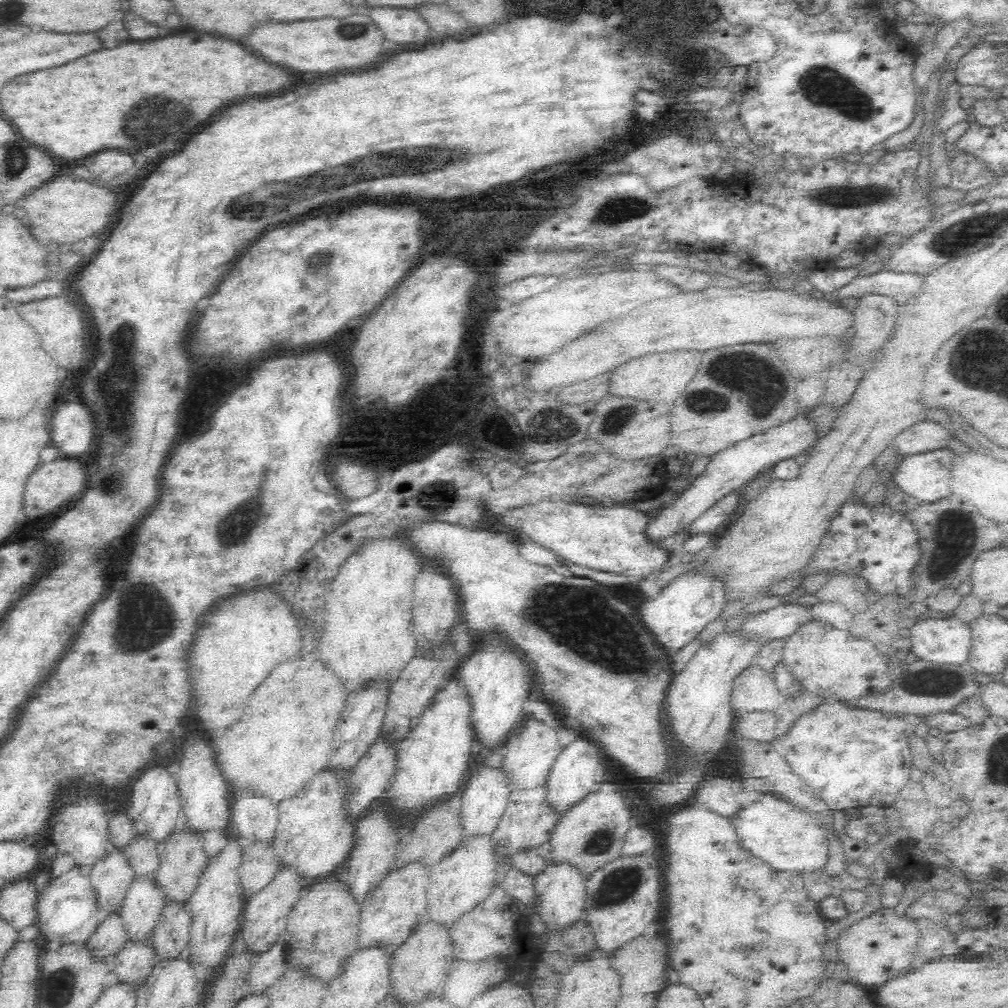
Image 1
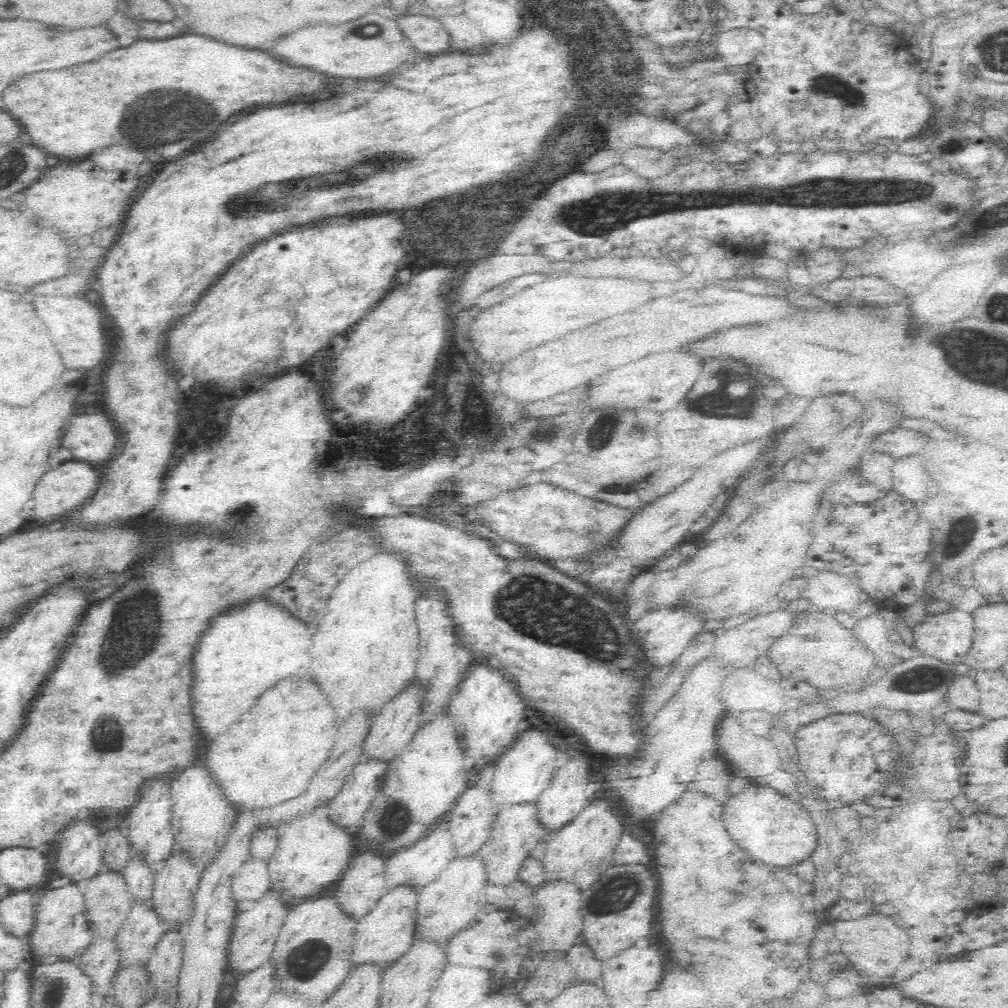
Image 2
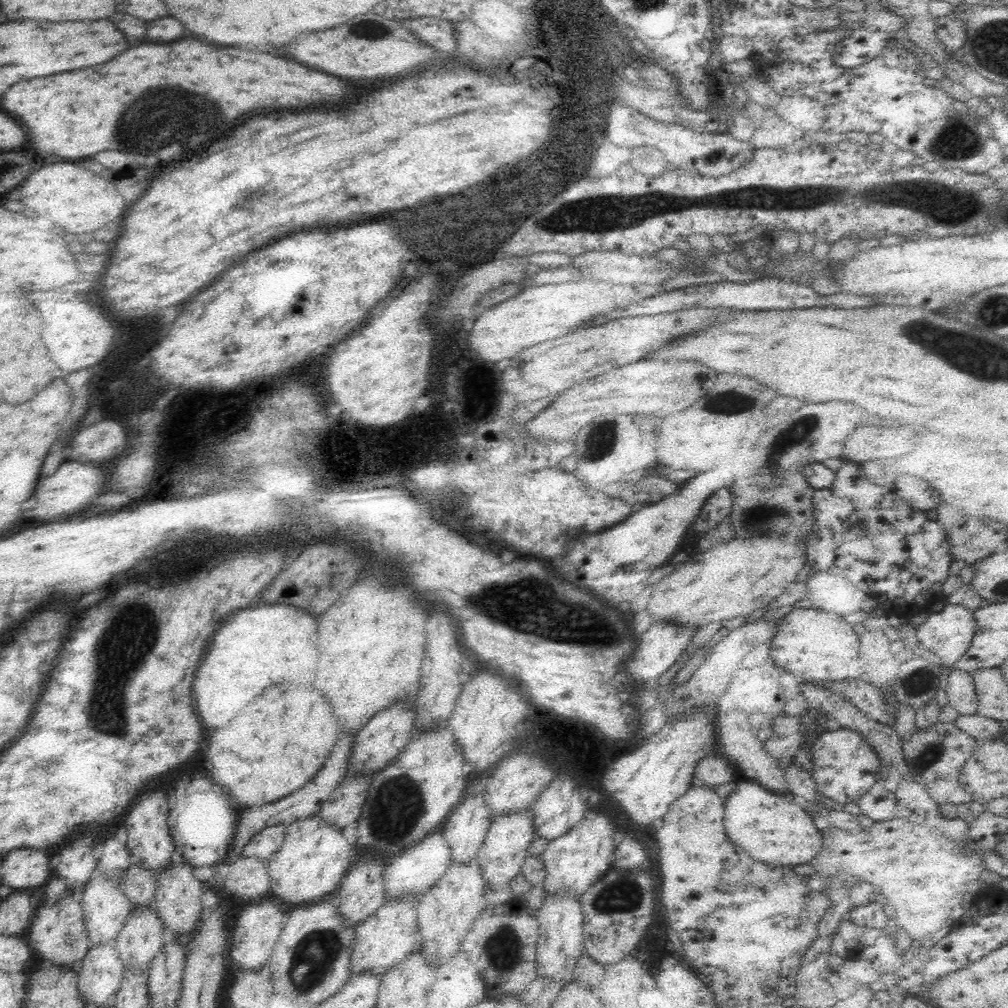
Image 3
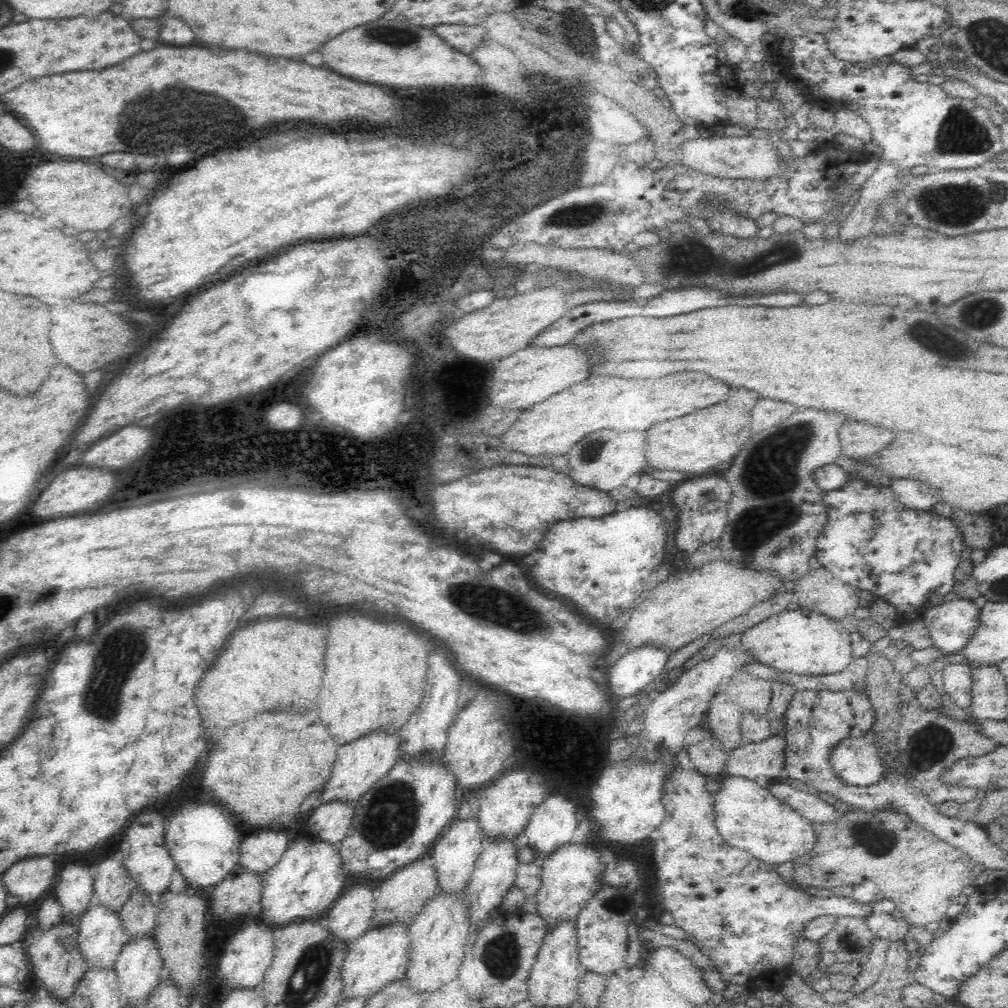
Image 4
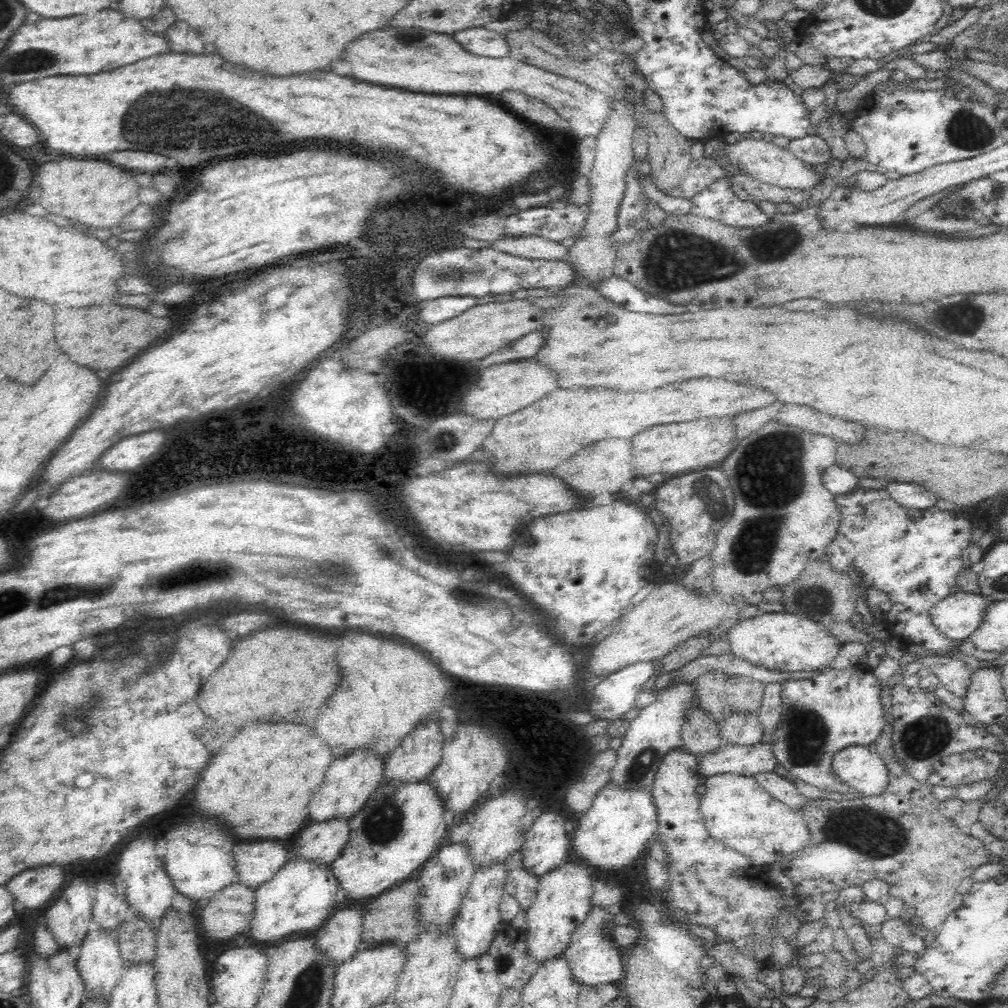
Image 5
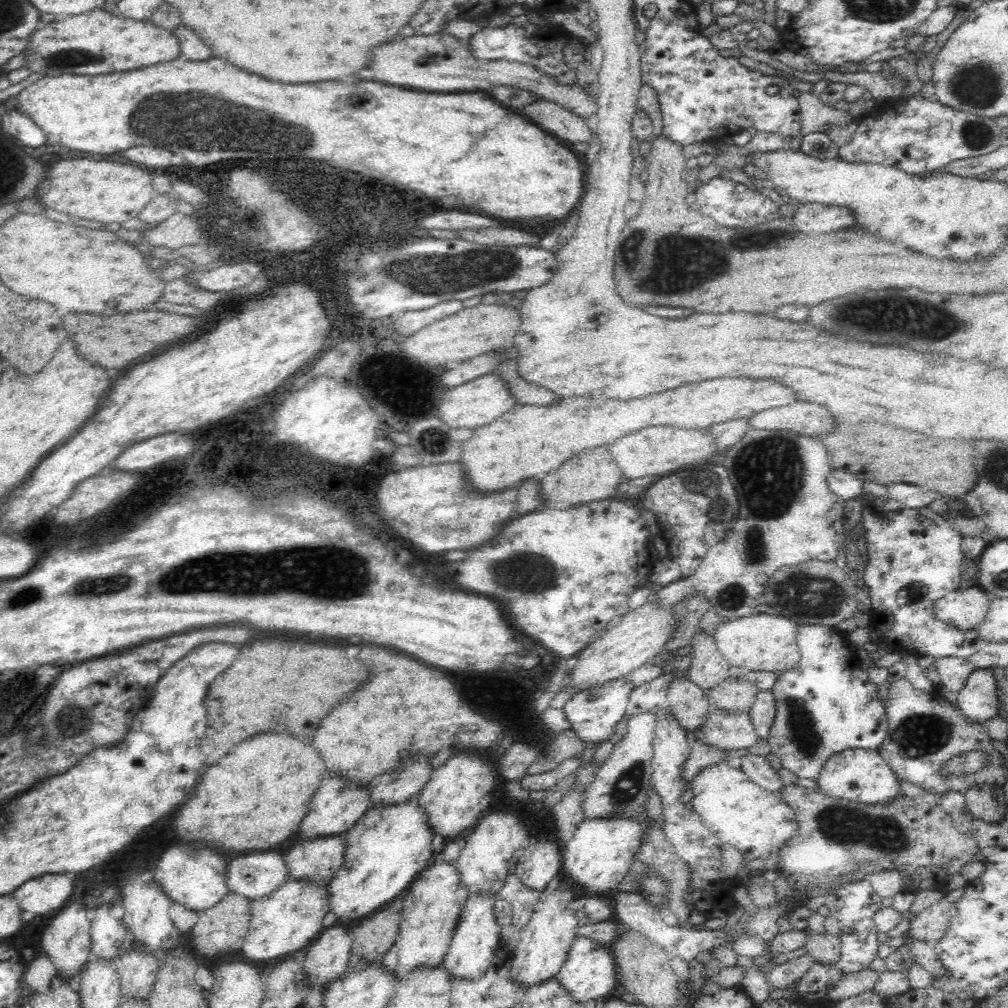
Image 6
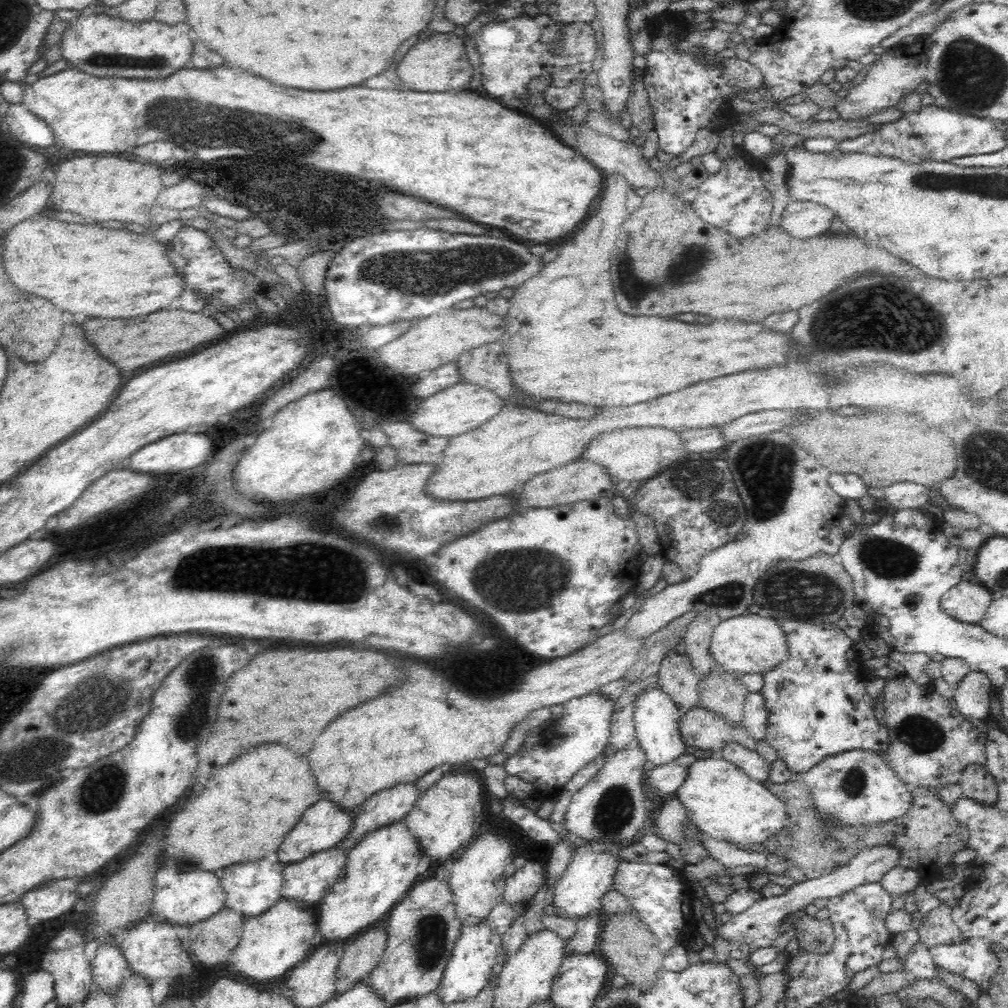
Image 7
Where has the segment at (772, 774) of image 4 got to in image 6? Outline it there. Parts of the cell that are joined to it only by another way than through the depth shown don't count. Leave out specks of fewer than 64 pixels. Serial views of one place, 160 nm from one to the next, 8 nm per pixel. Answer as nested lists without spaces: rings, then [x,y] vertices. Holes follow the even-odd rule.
[[[698,740],[691,741],[690,744],[690,754],[682,766],[682,779],[688,783],[707,766],[727,760],[725,758],[726,749],[710,746]]]

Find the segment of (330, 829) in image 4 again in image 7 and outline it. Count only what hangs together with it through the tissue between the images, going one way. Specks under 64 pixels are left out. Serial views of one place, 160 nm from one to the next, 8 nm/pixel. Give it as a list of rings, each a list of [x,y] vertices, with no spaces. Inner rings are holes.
[[[336,846],[286,865],[283,870],[282,897],[292,902],[317,906],[341,877],[346,862],[346,852]]]

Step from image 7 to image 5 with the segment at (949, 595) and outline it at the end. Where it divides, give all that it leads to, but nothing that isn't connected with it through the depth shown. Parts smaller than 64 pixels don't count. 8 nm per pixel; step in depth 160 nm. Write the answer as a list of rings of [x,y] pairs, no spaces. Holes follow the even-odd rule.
[[[958,592],[933,605],[929,615],[944,637],[954,642],[968,641],[986,616],[987,608],[980,592]]]

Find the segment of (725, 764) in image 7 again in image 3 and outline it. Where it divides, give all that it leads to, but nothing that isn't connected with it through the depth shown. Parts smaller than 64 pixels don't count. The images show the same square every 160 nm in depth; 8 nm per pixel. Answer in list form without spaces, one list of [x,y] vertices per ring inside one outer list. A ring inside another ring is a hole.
[[[739,780],[731,785],[725,792],[732,794],[728,800],[725,798],[726,816],[724,816],[724,830],[726,836],[734,845],[742,847],[750,856],[758,862],[765,862],[774,866],[787,866],[798,870],[804,870],[822,849],[822,833],[808,812],[800,808],[801,803],[794,801],[790,795],[779,794],[758,785],[756,782]]]

